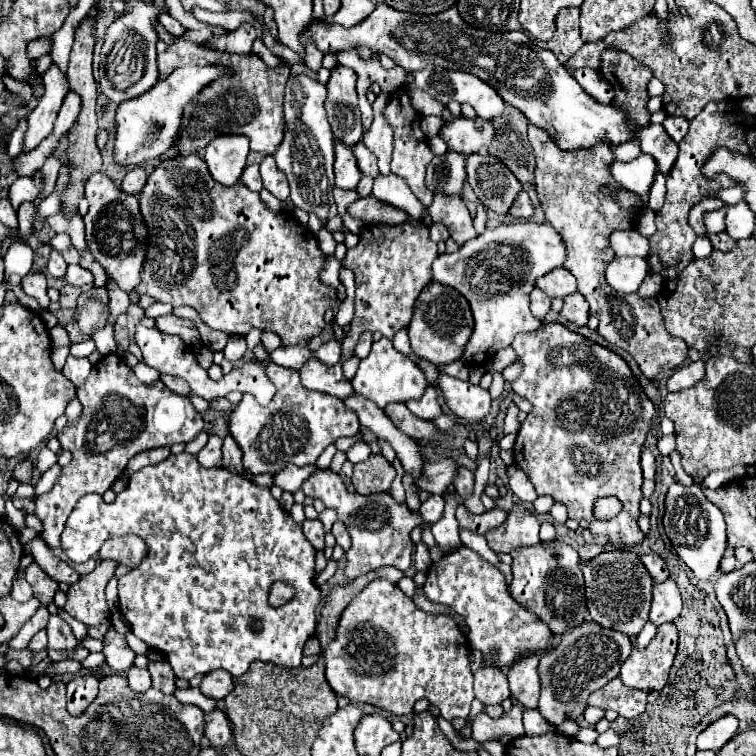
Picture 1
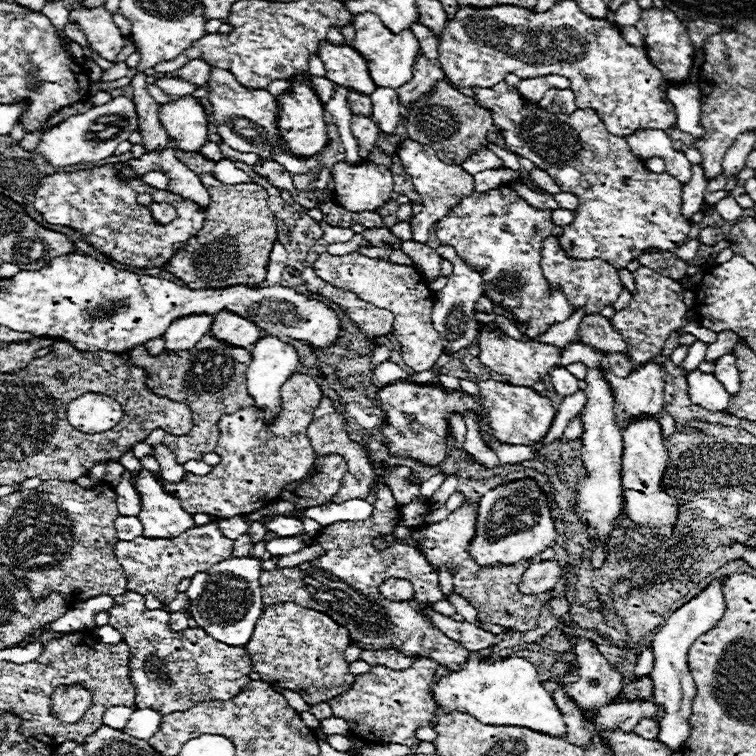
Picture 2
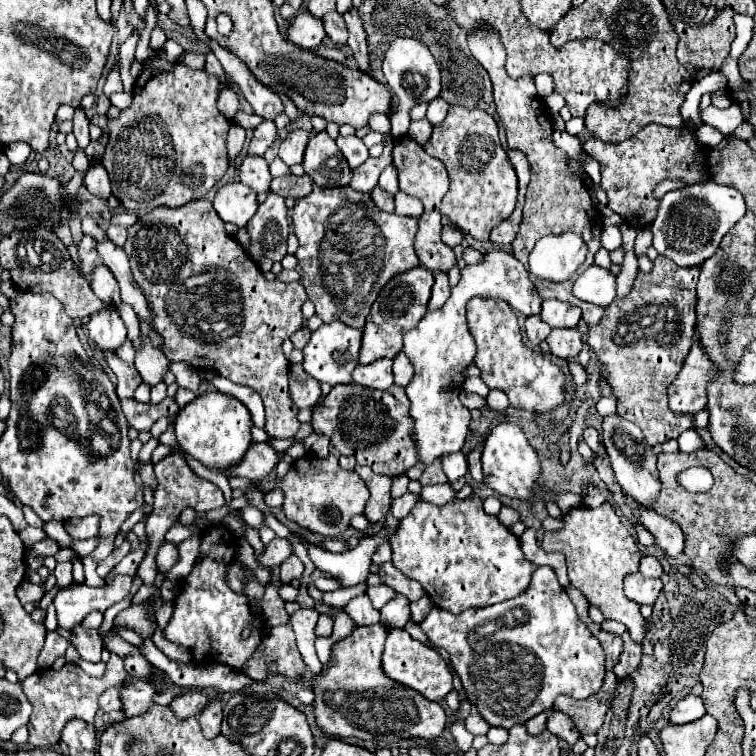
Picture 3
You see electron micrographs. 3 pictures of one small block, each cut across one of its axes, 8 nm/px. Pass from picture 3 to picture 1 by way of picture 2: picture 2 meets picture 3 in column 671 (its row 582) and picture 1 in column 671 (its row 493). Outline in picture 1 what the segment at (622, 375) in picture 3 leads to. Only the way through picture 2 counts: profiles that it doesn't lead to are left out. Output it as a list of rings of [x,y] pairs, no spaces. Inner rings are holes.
[[[704,360],[690,362],[688,366],[678,368],[670,378],[668,378],[668,390],[670,392],[680,392],[686,388],[696,386],[704,378]]]

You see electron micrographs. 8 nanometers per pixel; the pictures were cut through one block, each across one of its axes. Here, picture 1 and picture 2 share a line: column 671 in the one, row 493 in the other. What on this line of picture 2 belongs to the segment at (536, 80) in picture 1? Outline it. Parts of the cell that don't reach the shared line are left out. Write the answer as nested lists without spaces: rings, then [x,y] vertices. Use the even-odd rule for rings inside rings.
[[[132,452],[122,456],[122,466],[126,470],[130,470],[132,474],[138,474],[138,478],[134,480],[134,488],[136,488],[136,492],[140,496],[140,514],[138,514],[138,520],[144,526],[144,534],[142,534],[144,538],[176,538],[176,536],[180,536],[182,532],[186,532],[188,528],[194,526],[192,514],[188,514],[180,506],[180,502],[172,494],[168,494],[164,490],[164,486],[160,484],[160,480],[154,478],[154,474],[150,474],[146,468],[142,468],[140,460],[134,458]]]

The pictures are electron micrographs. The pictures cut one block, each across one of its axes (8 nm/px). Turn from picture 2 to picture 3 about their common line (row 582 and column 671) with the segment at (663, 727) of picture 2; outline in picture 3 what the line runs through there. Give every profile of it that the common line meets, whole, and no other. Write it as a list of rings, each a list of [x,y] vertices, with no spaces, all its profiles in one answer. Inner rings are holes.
[[[688,694],[682,700],[678,700],[678,704],[672,708],[670,722],[672,724],[688,724],[688,722],[702,718],[704,714],[706,714],[706,710],[704,710],[702,700],[694,694]]]

